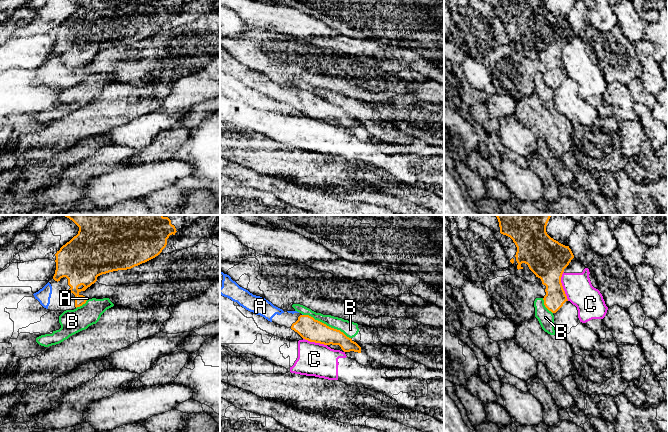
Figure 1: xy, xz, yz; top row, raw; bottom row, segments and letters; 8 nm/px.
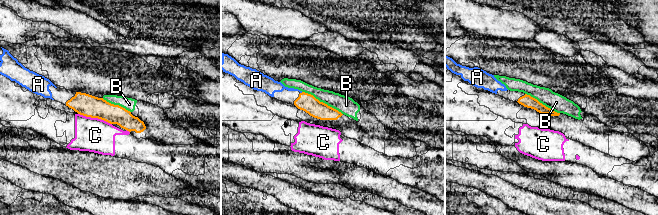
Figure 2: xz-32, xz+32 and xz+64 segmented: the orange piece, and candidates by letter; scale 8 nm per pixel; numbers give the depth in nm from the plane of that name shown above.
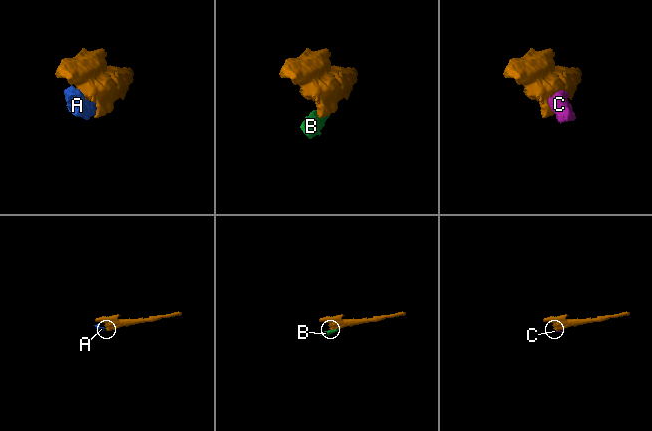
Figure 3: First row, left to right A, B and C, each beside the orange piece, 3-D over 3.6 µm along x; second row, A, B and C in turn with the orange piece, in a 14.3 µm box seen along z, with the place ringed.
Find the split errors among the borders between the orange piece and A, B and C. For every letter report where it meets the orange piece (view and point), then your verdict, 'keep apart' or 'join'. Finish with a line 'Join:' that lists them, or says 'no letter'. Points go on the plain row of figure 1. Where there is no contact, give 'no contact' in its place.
A: xy (85, 75) | join
B: xz (326, 101) | keep apart
C: yz (562, 62) | keep apart
Join: A

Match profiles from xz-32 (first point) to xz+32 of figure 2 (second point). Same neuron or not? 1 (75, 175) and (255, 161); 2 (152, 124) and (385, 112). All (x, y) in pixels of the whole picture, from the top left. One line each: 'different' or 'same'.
1: same
2: different

